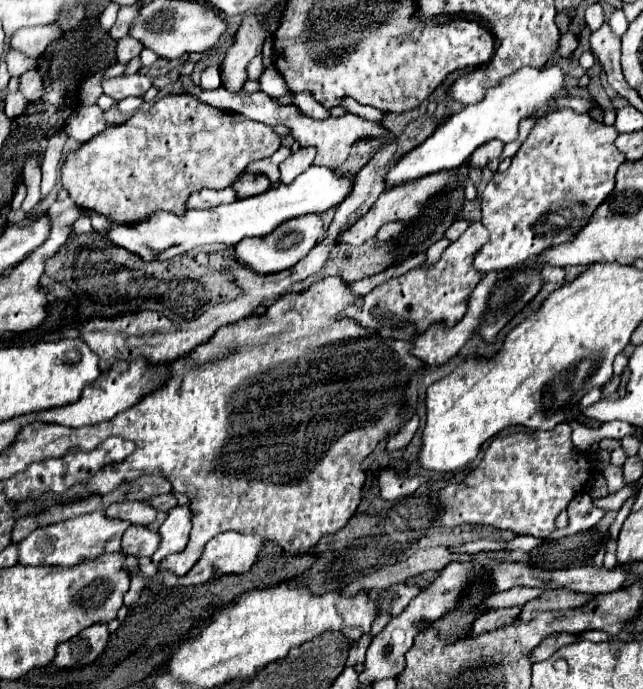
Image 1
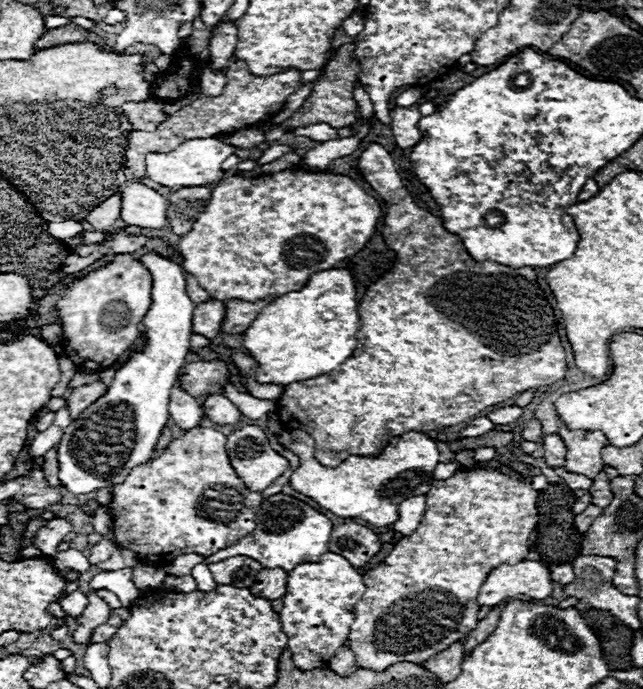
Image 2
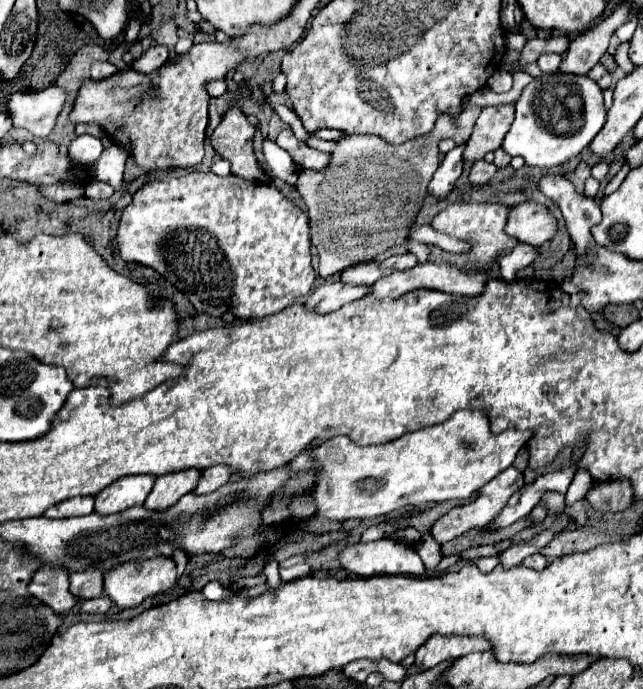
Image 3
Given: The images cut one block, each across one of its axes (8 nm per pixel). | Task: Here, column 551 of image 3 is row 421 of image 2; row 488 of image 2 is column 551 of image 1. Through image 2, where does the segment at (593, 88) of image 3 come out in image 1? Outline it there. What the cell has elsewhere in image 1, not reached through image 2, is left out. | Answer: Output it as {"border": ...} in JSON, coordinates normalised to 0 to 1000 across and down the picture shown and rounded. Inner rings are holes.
{"border":[[[812,99],[802,107],[781,116],[771,128],[759,131],[759,139],[734,154],[722,154],[712,165],[706,165],[697,177],[678,186],[678,192],[663,200],[653,212],[628,224],[597,255],[600,270],[619,270],[675,250],[706,247],[719,241],[731,224],[759,203],[778,200],[784,209],[796,206],[806,197],[806,177],[824,165],[852,165],[852,148],[865,139],[874,139],[877,131],[877,107],[871,99]]]}

